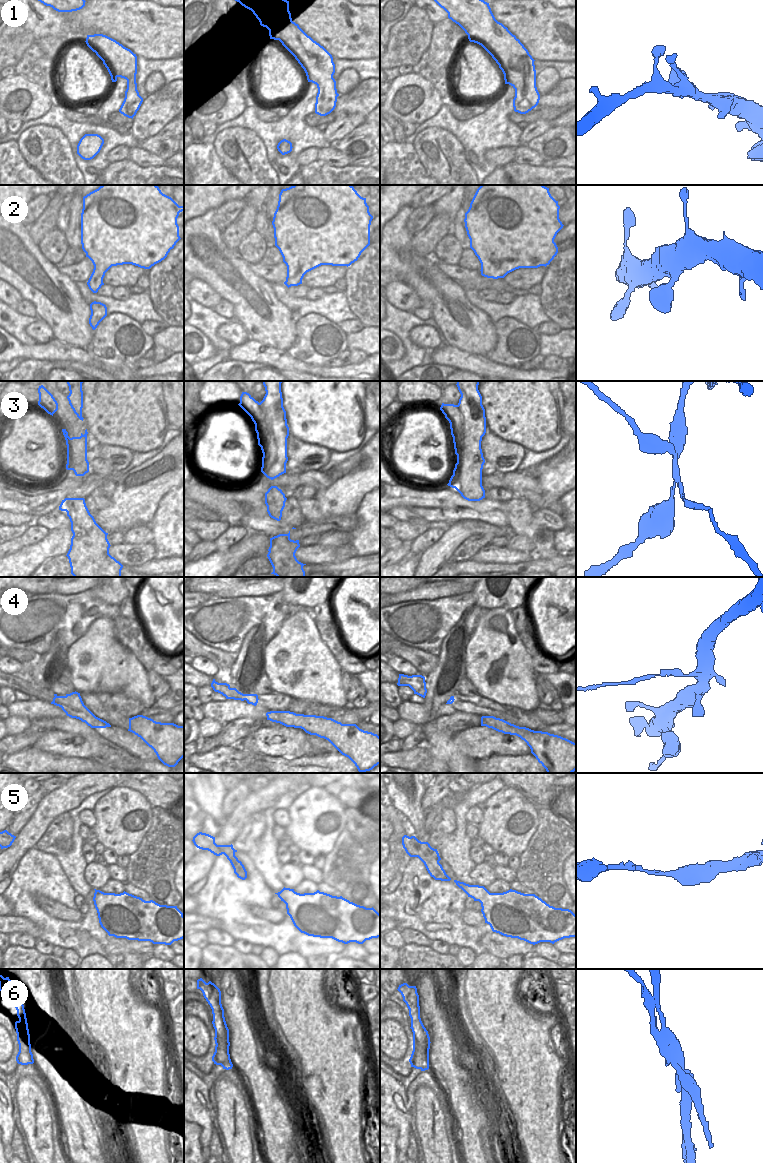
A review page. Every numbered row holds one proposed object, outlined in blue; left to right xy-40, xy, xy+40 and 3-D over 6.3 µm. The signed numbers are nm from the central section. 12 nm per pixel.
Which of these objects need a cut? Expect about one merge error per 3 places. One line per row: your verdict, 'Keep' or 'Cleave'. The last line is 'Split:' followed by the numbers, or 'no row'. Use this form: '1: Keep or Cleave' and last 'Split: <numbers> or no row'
1: Keep
2: Keep
3: Cleave
4: Cleave
5: Keep
6: Cleave
Split: 3, 4, 6

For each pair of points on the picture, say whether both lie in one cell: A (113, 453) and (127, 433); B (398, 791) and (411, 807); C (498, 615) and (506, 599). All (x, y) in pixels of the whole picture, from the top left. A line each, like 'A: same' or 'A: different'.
A: different
B: same
C: different

